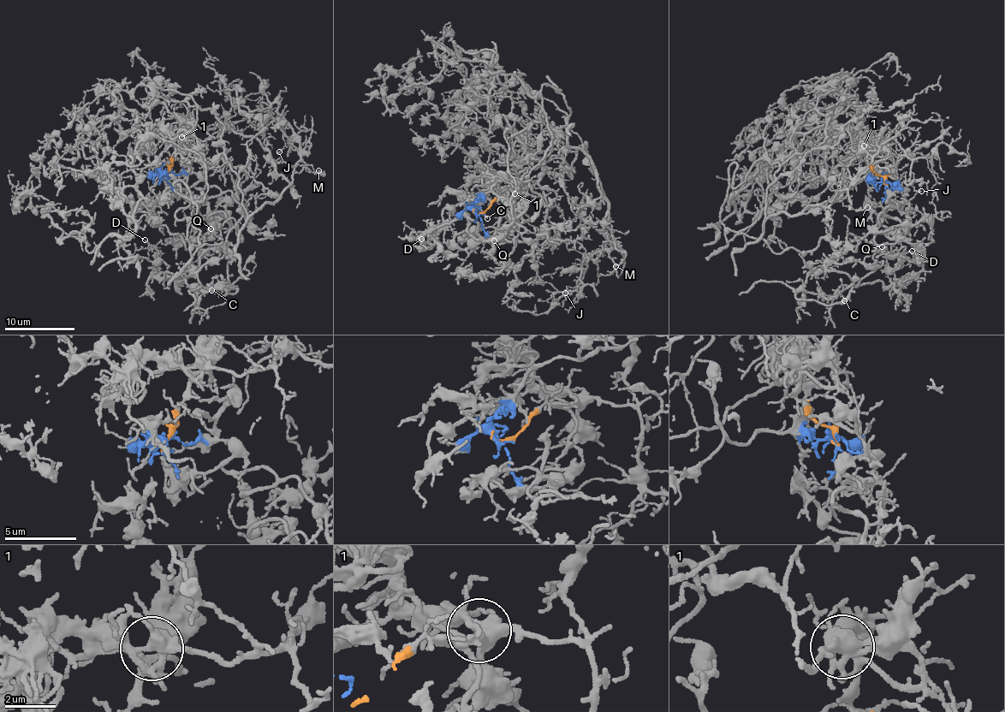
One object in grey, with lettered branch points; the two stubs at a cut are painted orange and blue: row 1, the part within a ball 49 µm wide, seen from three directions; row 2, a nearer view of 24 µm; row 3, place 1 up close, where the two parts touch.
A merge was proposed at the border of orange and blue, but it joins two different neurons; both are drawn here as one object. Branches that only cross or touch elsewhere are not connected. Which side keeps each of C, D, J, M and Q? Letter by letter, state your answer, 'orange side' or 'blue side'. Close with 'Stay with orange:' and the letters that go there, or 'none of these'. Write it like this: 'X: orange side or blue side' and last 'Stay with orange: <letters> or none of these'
C: blue side
D: blue side
J: orange side
M: orange side
Q: blue side
Stay with orange: J, M

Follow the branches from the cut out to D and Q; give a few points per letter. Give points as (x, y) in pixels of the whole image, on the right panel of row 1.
D: (885, 182), (869, 182), (868, 204), (891, 230), (870, 242), (883, 262), (857, 285), (887, 286), (912, 251)
Q: (885, 182), (869, 182), (867, 191), (871, 209), (891, 227), (870, 242), (878, 262), (886, 257), (882, 246)

